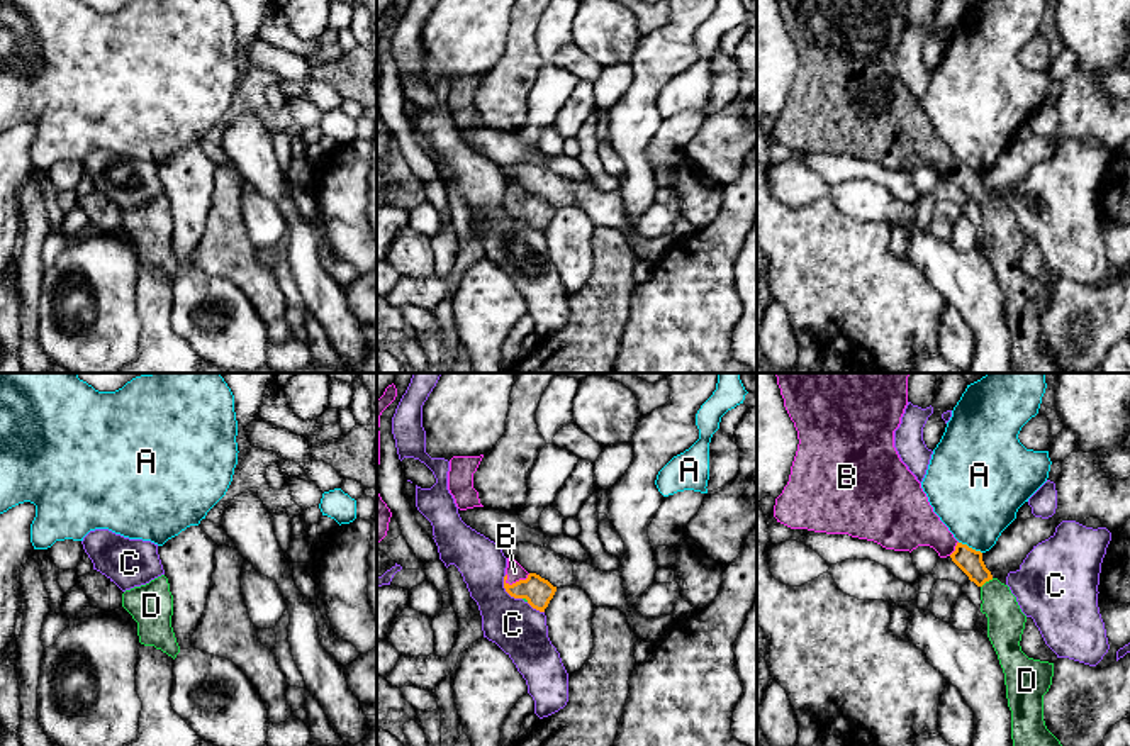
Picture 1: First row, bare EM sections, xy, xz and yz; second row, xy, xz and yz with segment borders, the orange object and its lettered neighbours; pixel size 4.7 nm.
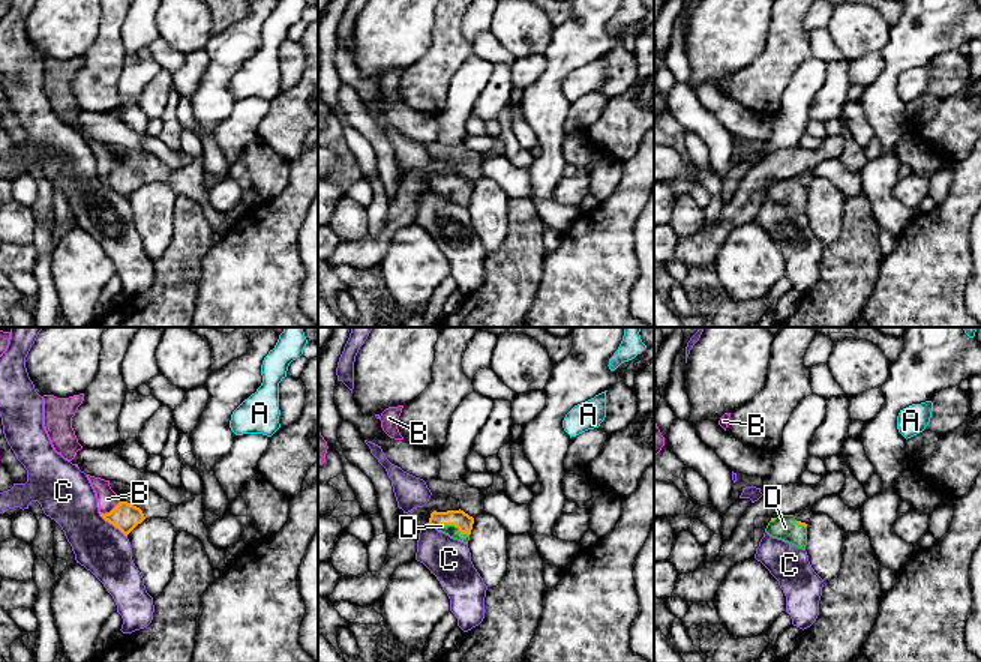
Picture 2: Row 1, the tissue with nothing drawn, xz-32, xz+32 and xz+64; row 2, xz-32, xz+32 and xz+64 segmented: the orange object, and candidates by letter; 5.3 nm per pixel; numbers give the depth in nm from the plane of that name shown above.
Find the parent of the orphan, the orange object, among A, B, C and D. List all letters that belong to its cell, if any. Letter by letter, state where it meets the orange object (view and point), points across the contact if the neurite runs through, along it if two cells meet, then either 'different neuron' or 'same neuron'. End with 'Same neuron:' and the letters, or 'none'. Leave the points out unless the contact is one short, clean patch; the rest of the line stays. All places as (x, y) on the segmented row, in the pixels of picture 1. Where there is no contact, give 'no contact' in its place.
A: meets orange in yz at (971, 548); border along yz (959, 541), (981, 553); different neuron
B: meets orange in xz at (516, 582); runs through xz (538, 592), (530, 585), (516, 582), (514, 572); same neuron
C: meets orange in xz at (506, 590); border along xz (504, 575), (504, 589), (521, 599); different neuron
D: meets orange in yz at (986, 580); runs through yz (969, 560), (986, 580), (1005, 619); same neuron
Same neuron: B, D

